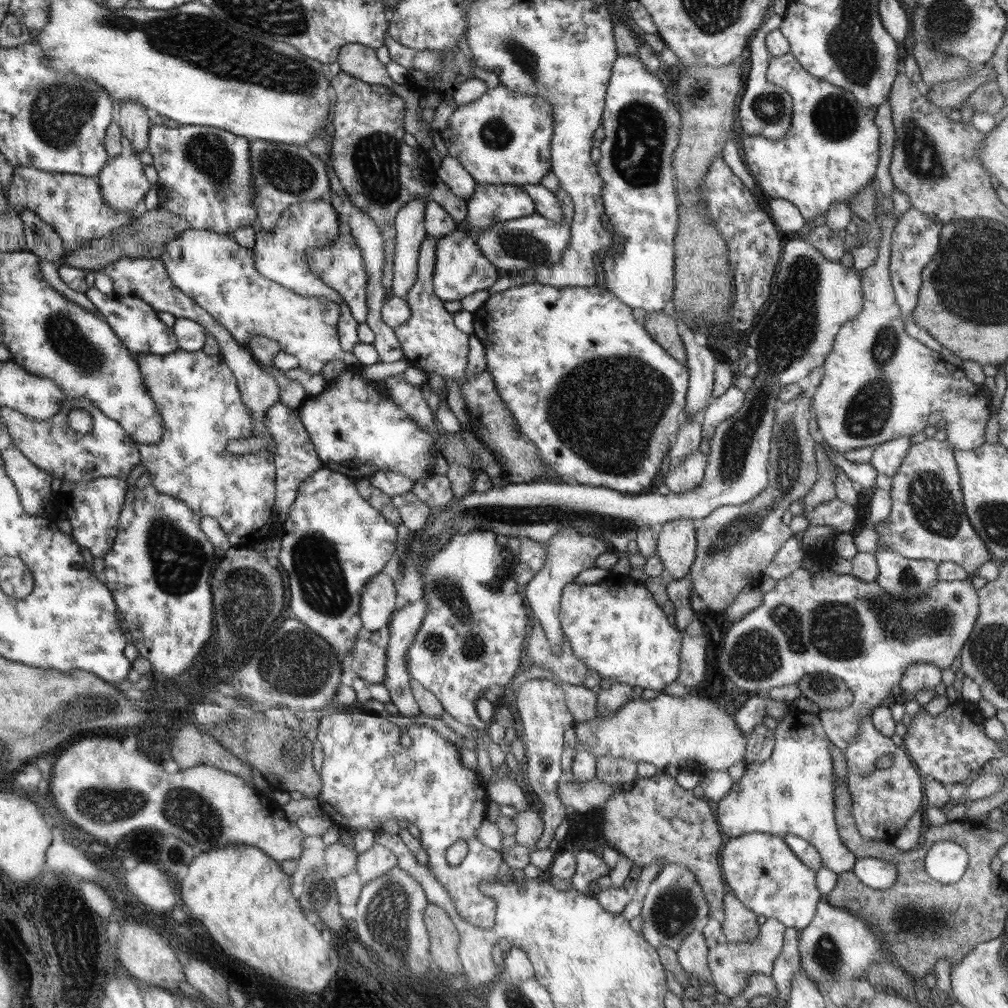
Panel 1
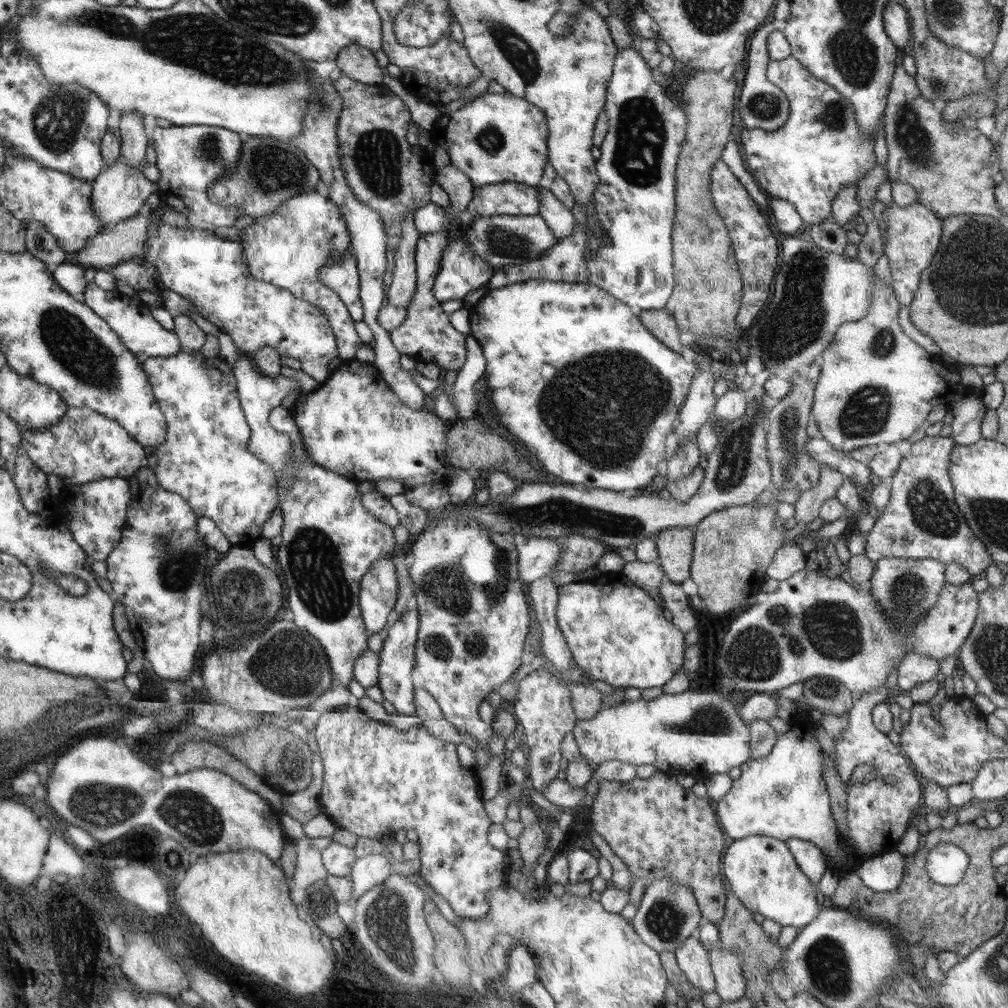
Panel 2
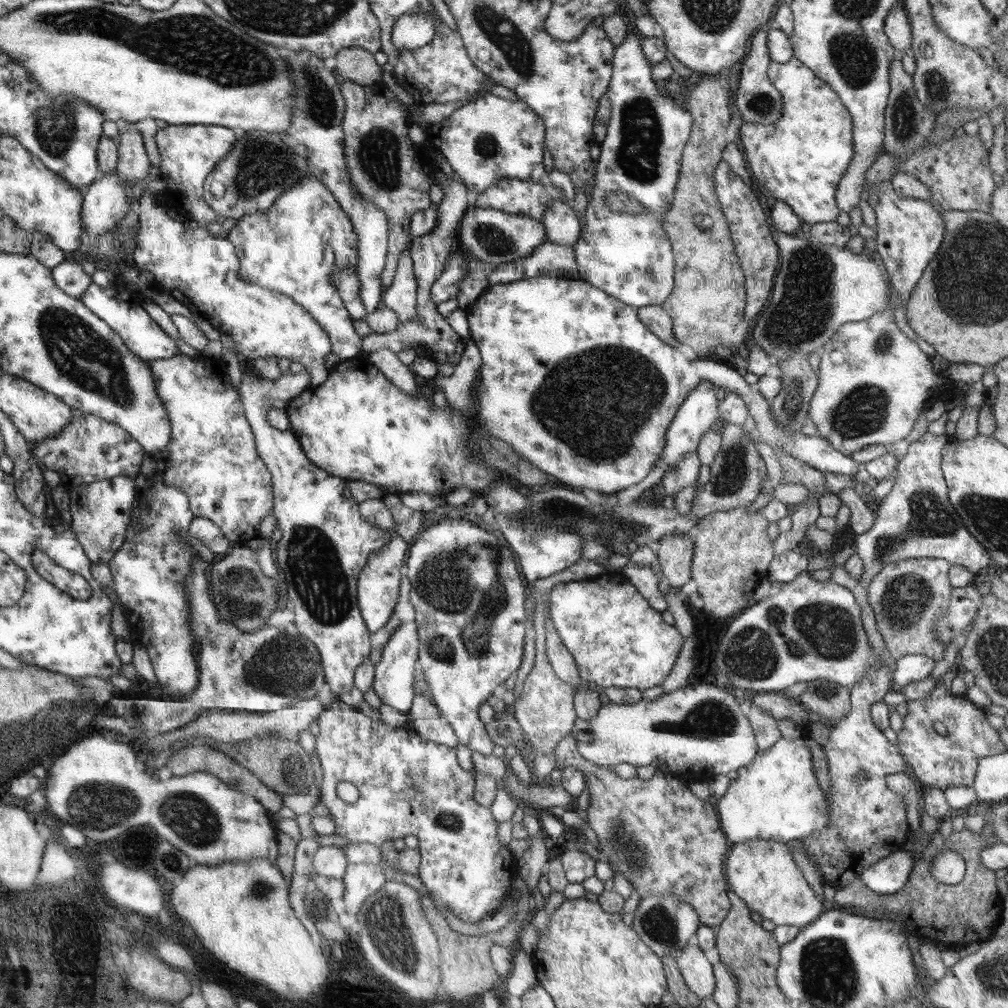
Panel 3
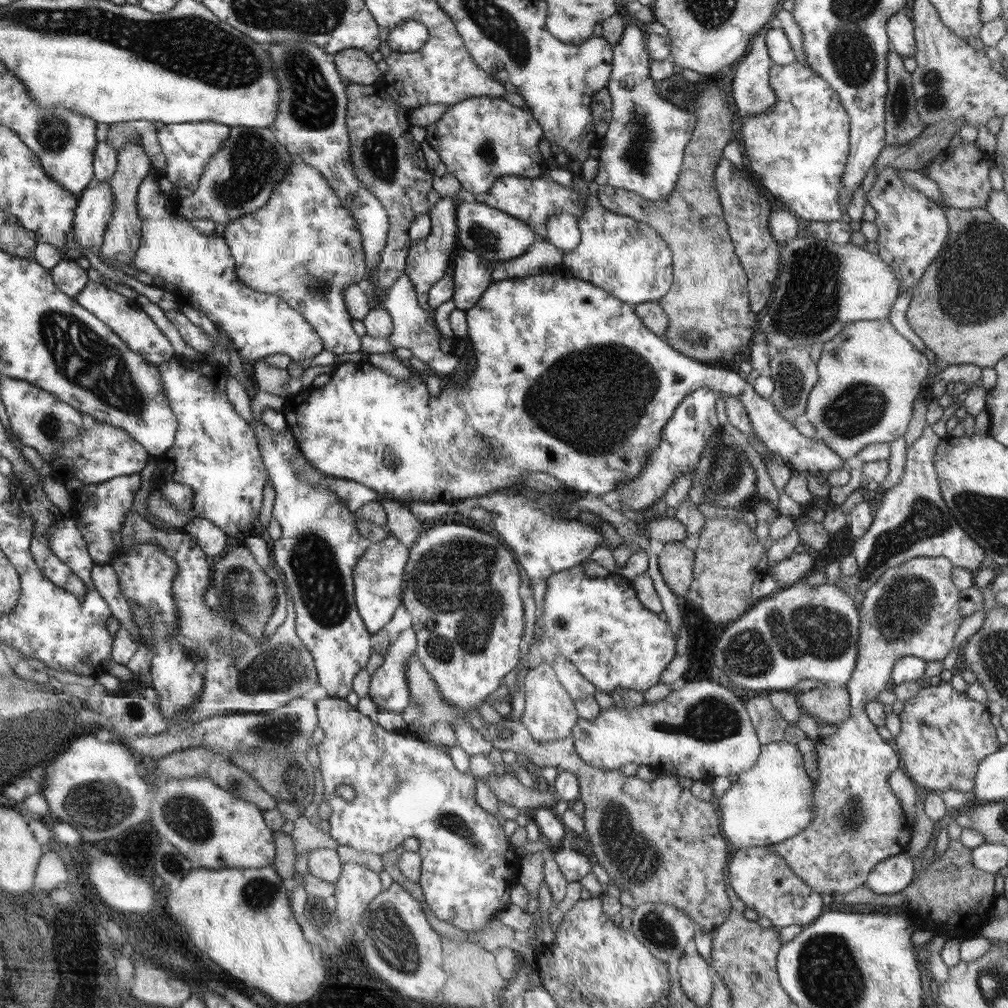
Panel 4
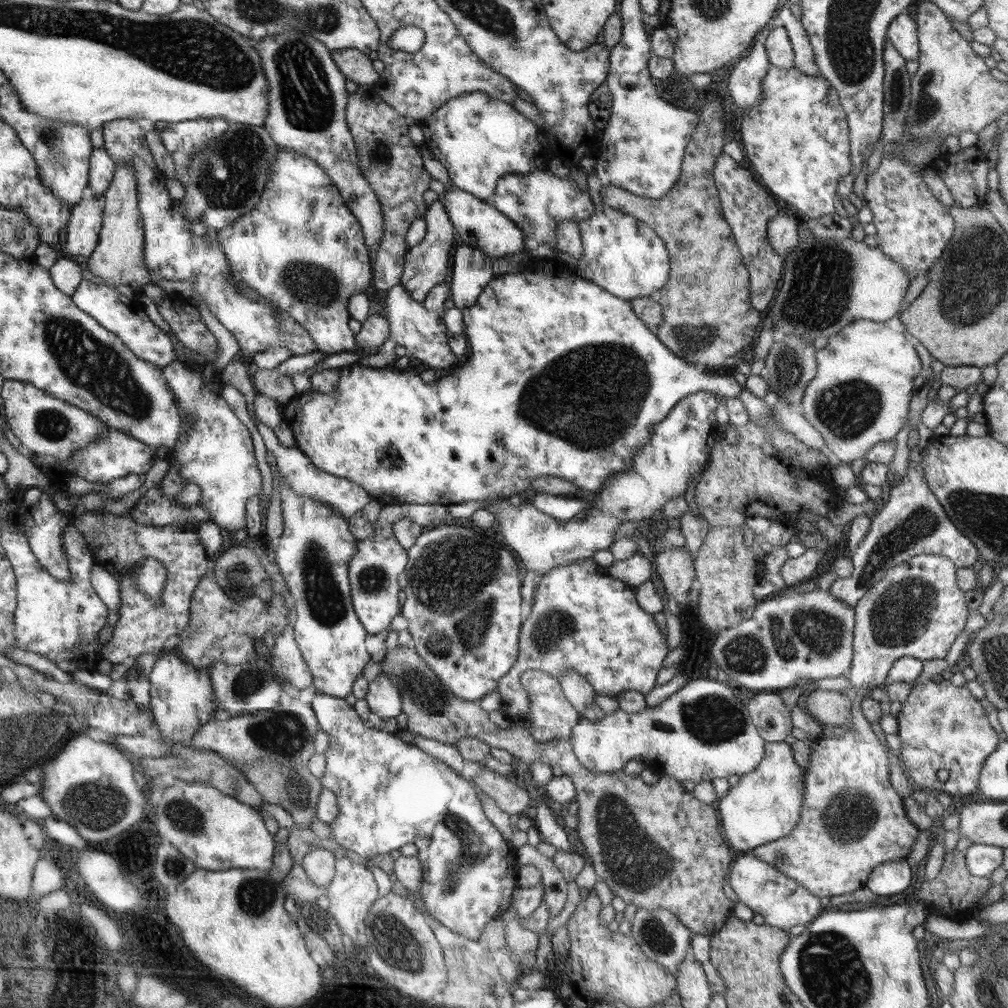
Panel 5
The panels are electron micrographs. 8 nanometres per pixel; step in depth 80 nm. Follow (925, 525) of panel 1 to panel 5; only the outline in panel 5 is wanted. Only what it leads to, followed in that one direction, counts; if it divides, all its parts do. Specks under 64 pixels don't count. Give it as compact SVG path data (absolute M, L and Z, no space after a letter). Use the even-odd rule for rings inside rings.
M916 424L919 432L918 445L910 449L909 471L901 480L887 486L882 509L870 516L871 527L862 543L852 552L853 573L850 578L837 578L829 591L844 604L854 608L856 603L868 592L890 567L906 563L912 556L923 553L946 556L957 568L978 567L982 560L978 548L960 534L960 530L948 520L942 510L941 502L930 491L924 481L921 462L926 456L926 446L930 446L934 432L924 424Z

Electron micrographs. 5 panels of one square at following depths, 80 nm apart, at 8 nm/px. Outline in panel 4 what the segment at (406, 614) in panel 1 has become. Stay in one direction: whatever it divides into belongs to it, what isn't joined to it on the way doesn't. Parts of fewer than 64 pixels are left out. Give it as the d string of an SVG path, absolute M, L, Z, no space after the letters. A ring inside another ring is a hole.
M412 627L402 631L384 656L384 663L371 675L368 695L379 712L401 712L411 703L405 666L415 653L417 636Z

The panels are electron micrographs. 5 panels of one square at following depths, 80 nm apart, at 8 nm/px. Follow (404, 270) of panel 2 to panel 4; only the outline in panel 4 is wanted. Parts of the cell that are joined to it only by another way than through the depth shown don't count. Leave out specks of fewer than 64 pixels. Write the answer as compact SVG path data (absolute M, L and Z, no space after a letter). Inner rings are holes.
M403 272L401 278L389 288L386 298L384 298L384 308L392 317L394 330L389 335L389 342L393 348L408 348L412 354L428 364L429 368L434 370L435 375L447 376L458 368L460 357L452 352L442 352L439 341L439 330L433 321L433 318L427 313L425 308L417 301L417 292L415 291L409 276Z

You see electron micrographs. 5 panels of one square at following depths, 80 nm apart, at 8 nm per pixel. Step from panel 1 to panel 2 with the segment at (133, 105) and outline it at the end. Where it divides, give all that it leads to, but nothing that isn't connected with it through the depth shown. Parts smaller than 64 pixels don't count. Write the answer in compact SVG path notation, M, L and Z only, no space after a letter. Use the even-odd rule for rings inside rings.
M129 112L121 116L118 122L123 161L140 172L146 166L146 148L148 148L148 138L144 134L142 119L144 116L141 114Z

